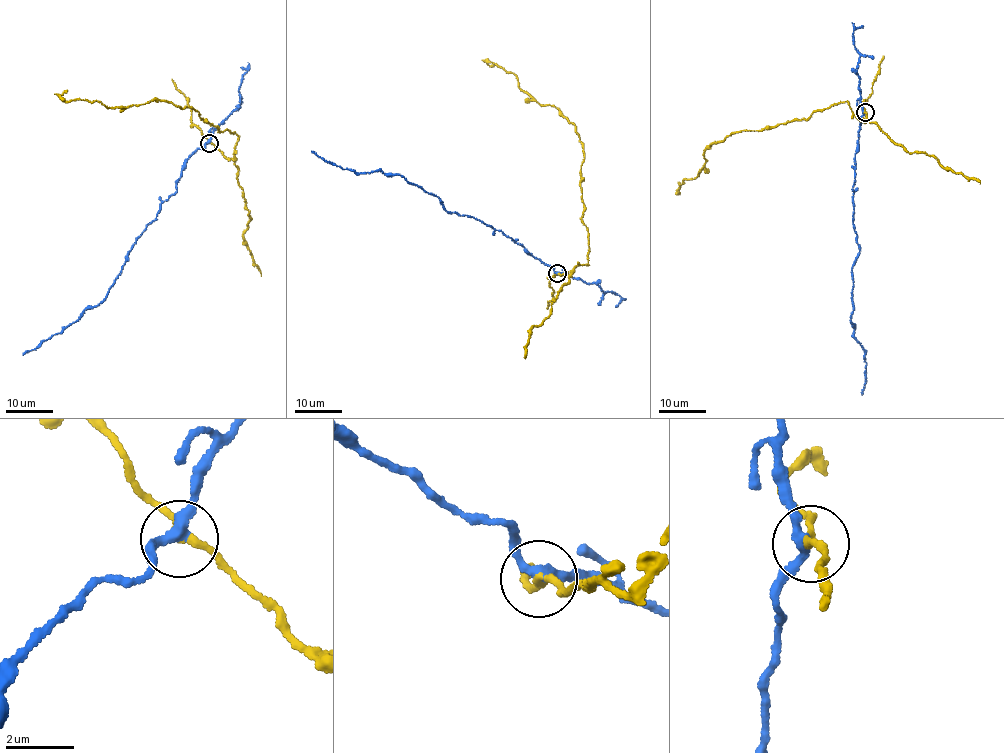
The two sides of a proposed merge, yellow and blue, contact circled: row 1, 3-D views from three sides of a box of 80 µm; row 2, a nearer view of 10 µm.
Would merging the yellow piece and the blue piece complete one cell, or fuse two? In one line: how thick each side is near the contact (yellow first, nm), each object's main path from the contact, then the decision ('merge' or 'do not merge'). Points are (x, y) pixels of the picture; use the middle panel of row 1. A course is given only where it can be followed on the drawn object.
calibres 190 and 280 nm; course yellow (556, 274), (588, 263), (583, 144), (554, 106), (541, 106), (514, 74), (494, 65); course blue (556, 274), (552, 267), (511, 237), (472, 216), (447, 211), (436, 196), (397, 175), (342, 169), (311, 151); do not merge

